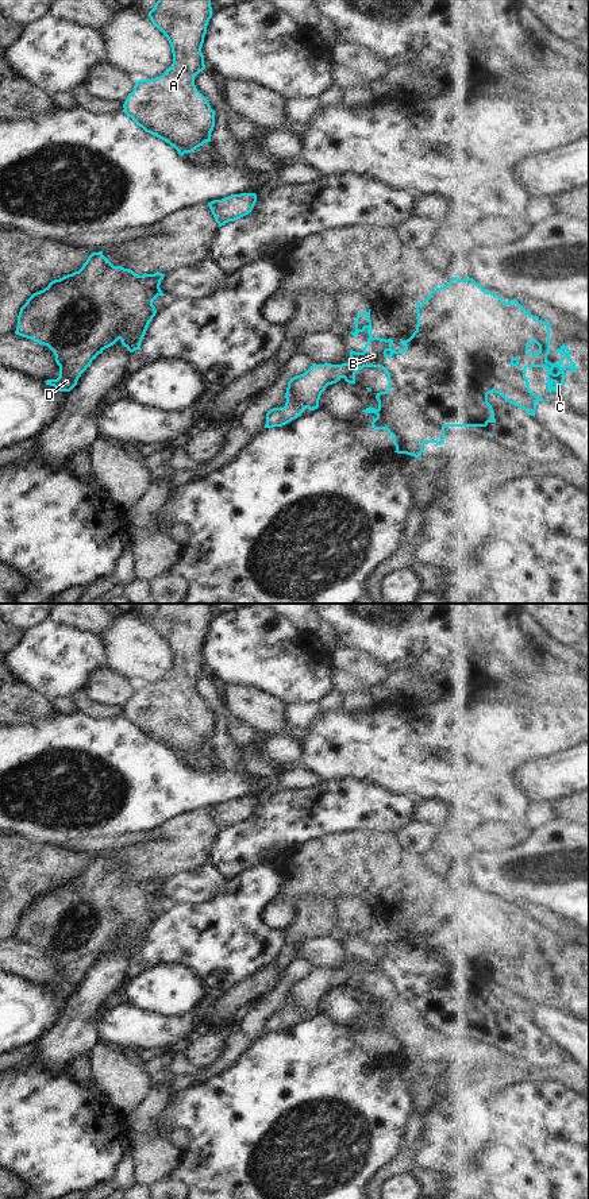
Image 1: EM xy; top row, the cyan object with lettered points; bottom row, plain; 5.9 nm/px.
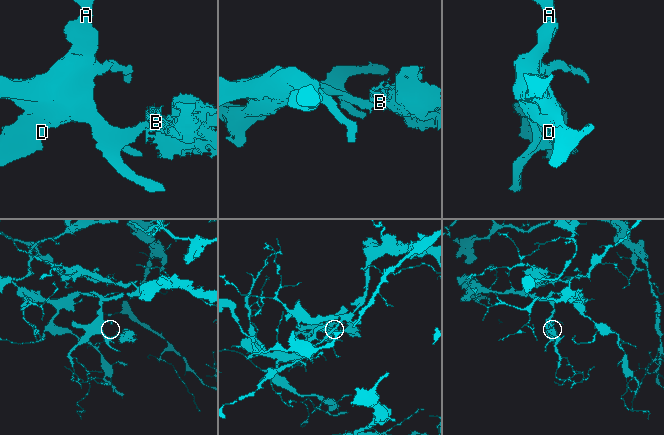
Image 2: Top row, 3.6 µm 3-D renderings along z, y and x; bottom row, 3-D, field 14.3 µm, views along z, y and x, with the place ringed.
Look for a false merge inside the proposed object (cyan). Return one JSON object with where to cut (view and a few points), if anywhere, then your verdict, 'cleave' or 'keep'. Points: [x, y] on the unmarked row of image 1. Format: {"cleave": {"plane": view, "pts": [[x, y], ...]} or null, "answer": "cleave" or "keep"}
{"cleave": {"plane": "xy", "pts": [[350, 968], [343, 982]]}, "answer": "cleave"}

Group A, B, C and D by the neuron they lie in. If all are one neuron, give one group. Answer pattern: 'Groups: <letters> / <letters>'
Groups: A D / B C

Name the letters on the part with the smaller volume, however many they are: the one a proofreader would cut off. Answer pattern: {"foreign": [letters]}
{"foreign": ["B", "C"]}

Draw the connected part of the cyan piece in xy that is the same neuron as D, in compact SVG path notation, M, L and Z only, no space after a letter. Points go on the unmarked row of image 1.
M103 856L92 857L78 876L54 884L20 913L15 938L47 951L59 971L57 984L45 986L59 996L70 996L81 979L105 953L119 944L130 956L140 955L147 932L157 918L153 906L165 901L159 892L165 879L138 880L130 874L113 871Z

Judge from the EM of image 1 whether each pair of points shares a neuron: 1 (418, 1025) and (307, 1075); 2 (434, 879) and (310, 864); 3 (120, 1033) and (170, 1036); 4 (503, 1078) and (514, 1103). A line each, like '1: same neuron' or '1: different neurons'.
1: different neurons
2: same neuron
3: same neuron
4: different neurons

